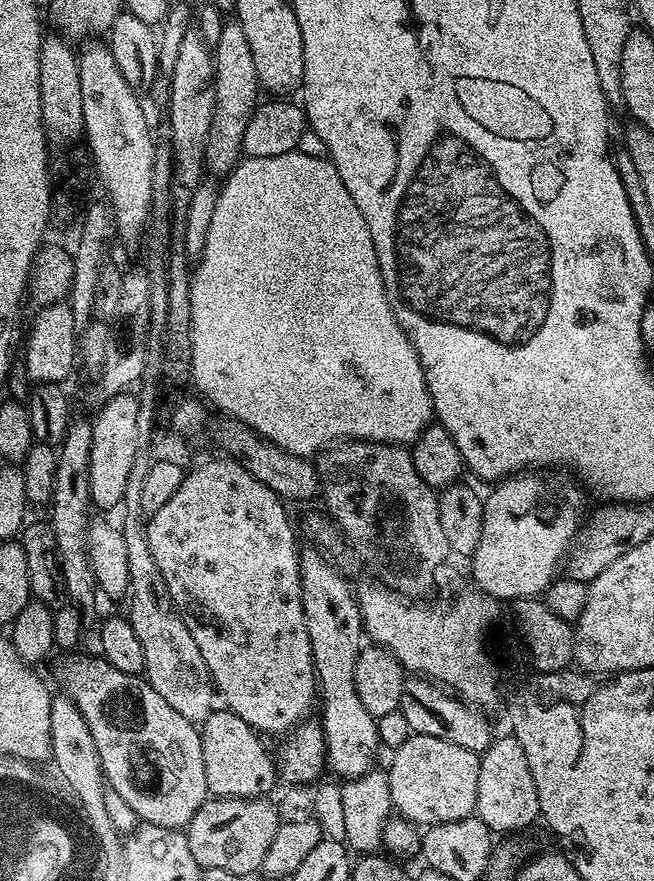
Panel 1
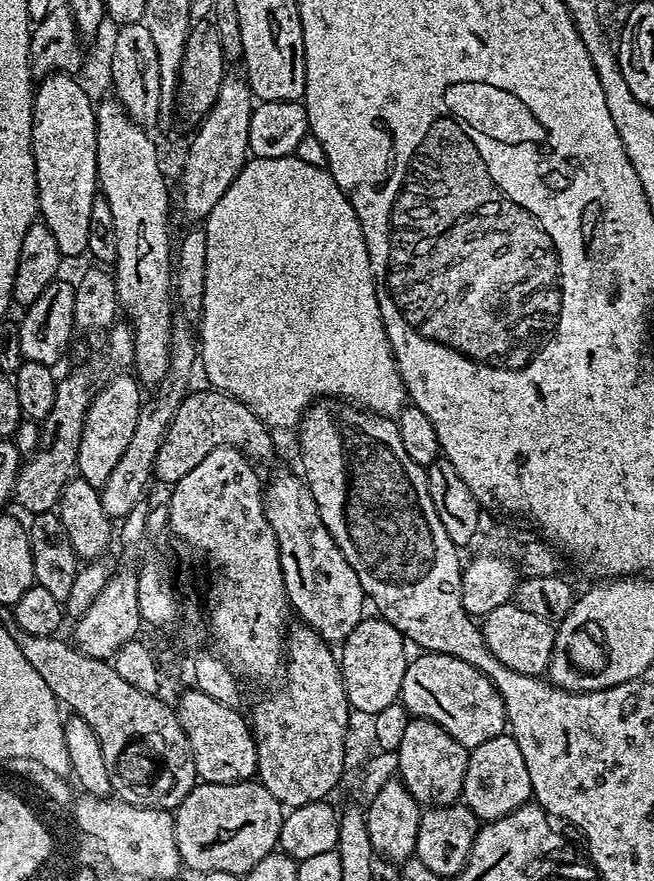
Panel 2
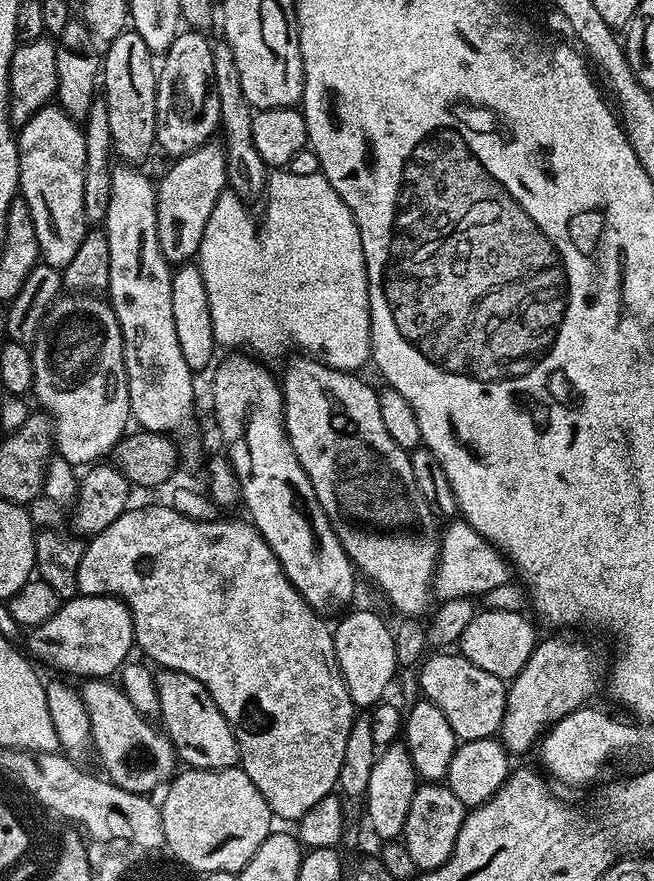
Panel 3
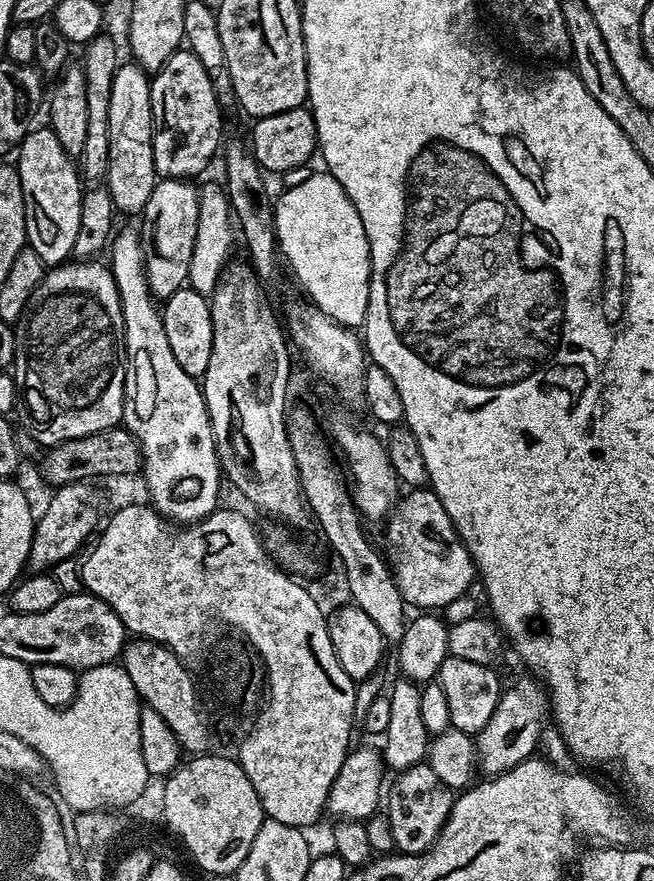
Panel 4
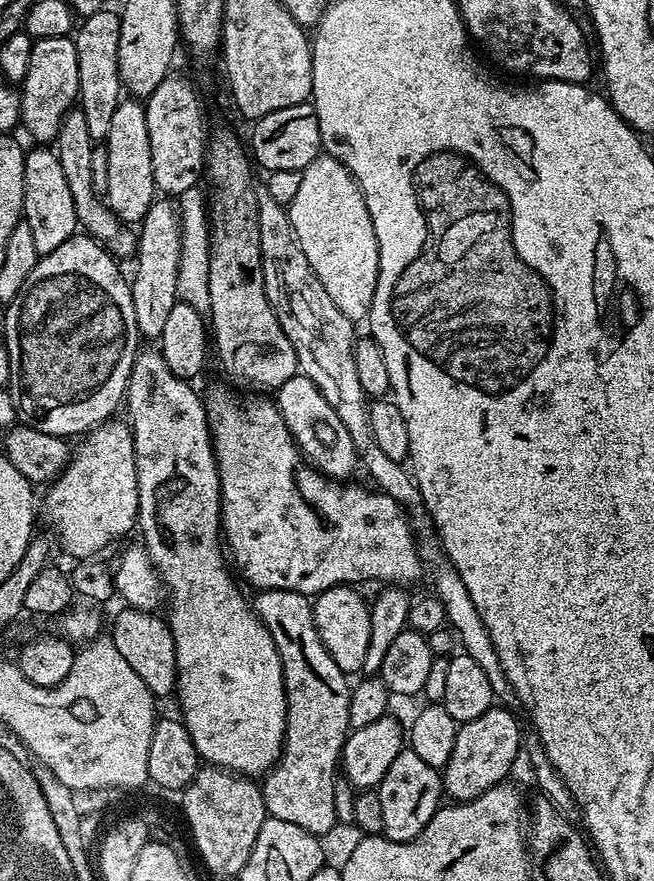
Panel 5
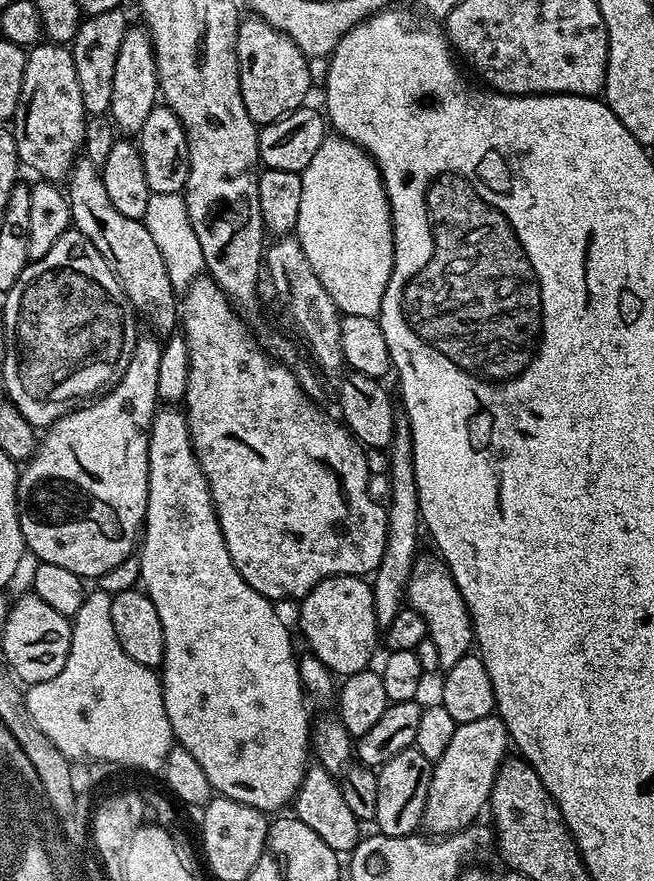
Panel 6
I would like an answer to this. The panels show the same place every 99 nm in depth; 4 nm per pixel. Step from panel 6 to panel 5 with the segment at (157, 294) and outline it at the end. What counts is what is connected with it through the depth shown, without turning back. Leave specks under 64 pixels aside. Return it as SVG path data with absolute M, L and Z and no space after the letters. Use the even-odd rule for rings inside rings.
M73 106L62 118L62 126L58 130L54 144L57 160L62 166L63 177L70 186L71 197L74 200L77 225L93 240L99 240L113 256L123 258L129 255L128 257L131 257L136 250L137 237L127 232L129 229L116 219L107 203L94 190L91 164L92 155L98 144L90 138L90 129L86 127L86 114L82 114L79 106Z

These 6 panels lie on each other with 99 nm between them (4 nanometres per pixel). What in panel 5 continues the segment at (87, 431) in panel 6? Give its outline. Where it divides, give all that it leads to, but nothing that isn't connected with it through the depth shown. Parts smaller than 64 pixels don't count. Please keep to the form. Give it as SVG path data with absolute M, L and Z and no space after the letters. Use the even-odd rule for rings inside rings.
M156 198L146 211L145 218L138 224L138 243L135 250L136 277L131 277L130 287L132 301L134 302L134 318L136 325L140 327L140 335L145 341L159 341L162 334L162 326L166 326L166 317L170 310L178 303L176 287L178 286L178 258L182 250L180 241L180 214L177 205L168 198ZM120 418L92 429L77 444L63 474L47 485L44 520L52 527L51 535L59 547L61 544L77 561L87 561L137 527L136 451L132 429Z

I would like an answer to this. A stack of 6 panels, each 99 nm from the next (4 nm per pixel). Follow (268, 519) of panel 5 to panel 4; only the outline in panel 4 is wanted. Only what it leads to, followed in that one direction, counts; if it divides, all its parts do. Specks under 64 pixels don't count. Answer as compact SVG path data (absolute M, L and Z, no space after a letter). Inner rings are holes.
M427 487L418 488L407 493L397 503L387 517L388 544L392 547L390 567L395 577L398 590L405 605L416 607L416 610L443 610L446 605L459 596L465 595L472 584L472 579L477 579L476 564L471 554L466 550L464 541L461 540L454 522L450 522L450 514L446 514L446 506L438 502L438 498Z

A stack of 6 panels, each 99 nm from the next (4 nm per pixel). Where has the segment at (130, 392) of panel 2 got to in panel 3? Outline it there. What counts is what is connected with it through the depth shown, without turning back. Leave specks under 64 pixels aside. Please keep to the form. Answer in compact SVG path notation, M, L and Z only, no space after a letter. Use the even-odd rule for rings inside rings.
M96 294L61 295L52 305L46 331L39 343L31 349L31 354L34 362L31 395L36 396L40 403L37 405L48 413L54 425L54 446L58 455L73 466L92 466L103 461L107 457L104 455L107 452L109 455L116 444L124 439L132 420L122 330L111 303Z

